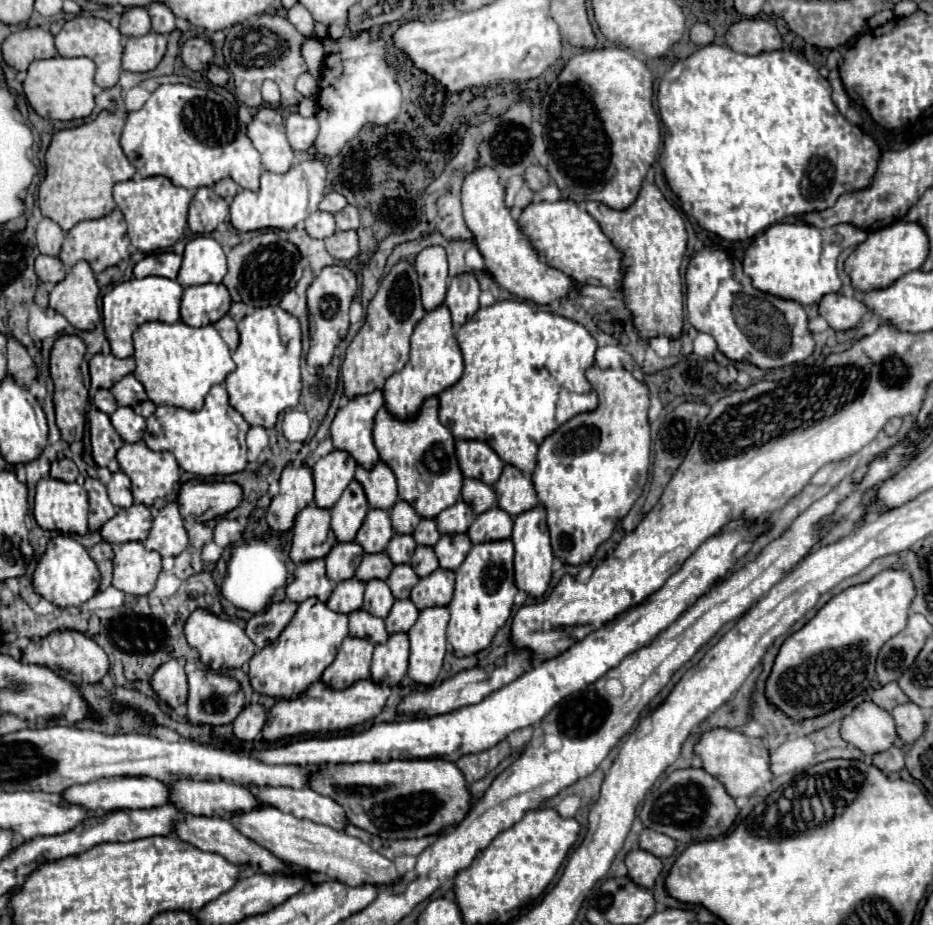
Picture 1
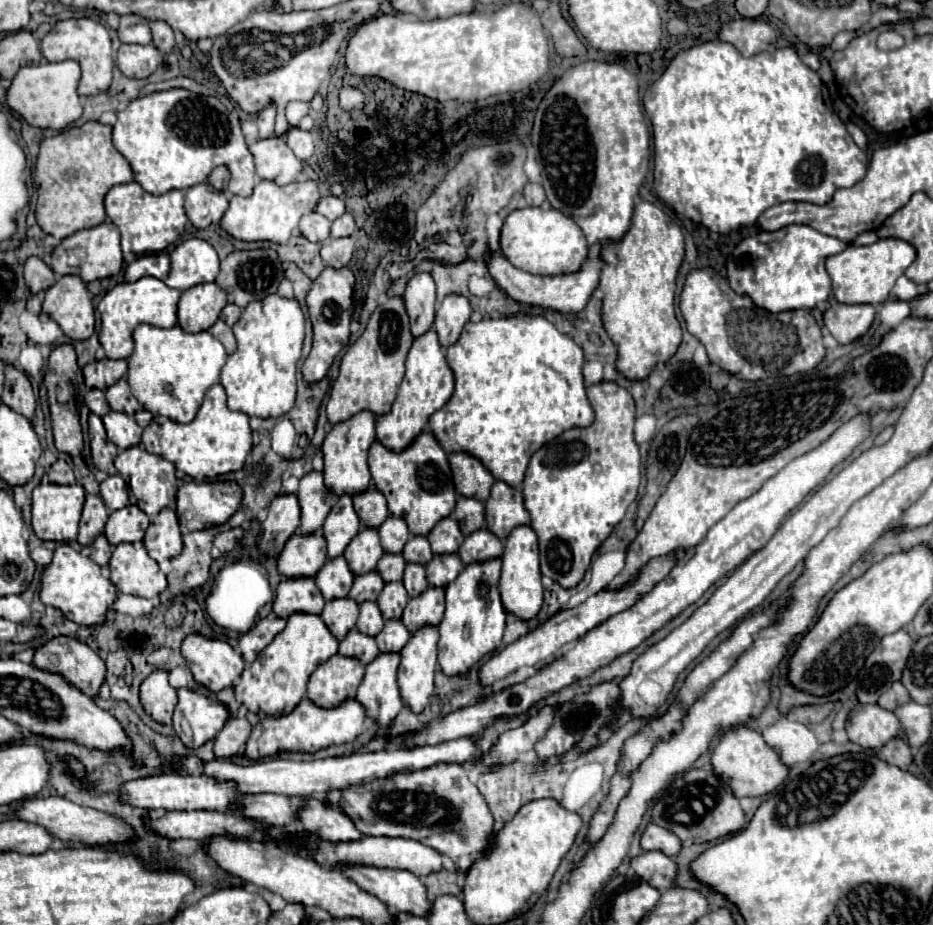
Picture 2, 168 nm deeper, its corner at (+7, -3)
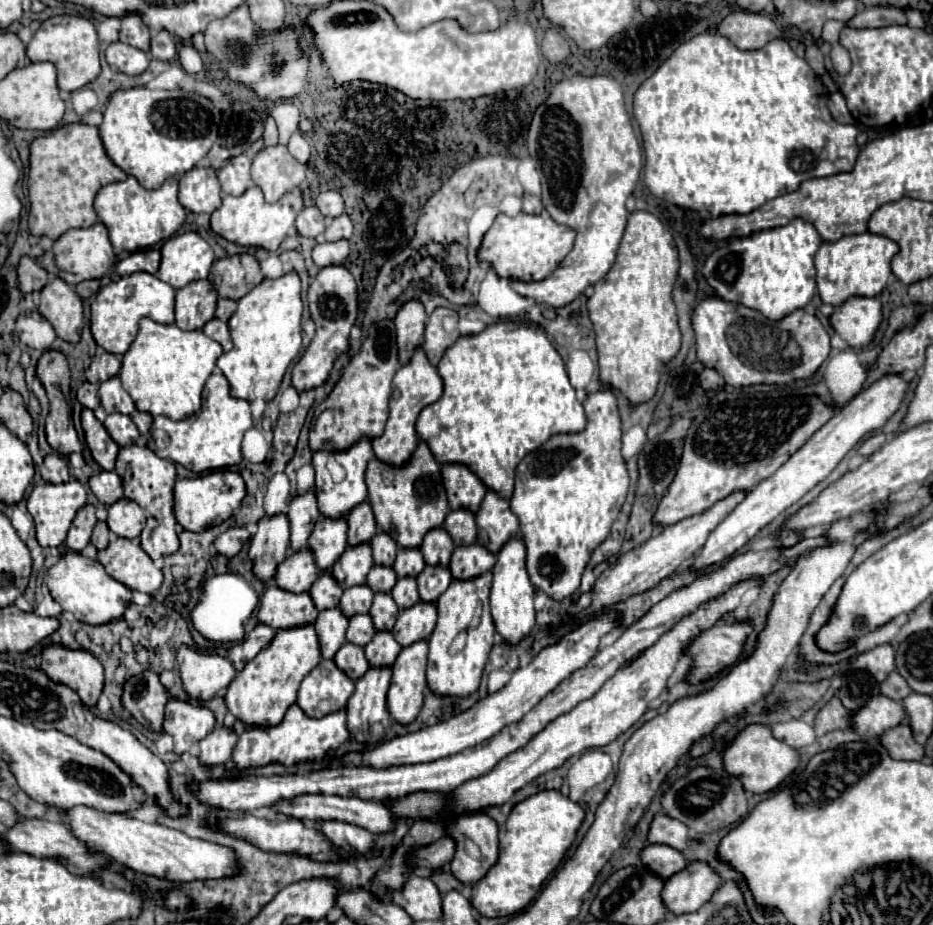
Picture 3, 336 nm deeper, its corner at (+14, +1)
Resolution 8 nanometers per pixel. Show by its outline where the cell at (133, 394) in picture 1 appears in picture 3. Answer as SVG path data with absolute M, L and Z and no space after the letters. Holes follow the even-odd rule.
M113 377L109 381L103 381L99 387L99 399L101 405L107 413L123 413L123 415L131 415L135 411L135 403L131 399L131 395L123 389L119 377Z

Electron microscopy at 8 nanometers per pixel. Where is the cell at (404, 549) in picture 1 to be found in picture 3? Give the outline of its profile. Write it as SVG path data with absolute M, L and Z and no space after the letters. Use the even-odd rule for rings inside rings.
M373 565L367 575L367 583L369 587L373 587L373 591L391 591L395 581L397 575L393 567L385 567L385 565Z

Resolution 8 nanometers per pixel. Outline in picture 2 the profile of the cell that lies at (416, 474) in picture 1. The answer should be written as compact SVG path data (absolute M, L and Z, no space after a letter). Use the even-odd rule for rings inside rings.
M420 433L402 453L394 453L376 441L370 447L368 463L376 489L388 501L388 511L404 519L412 535L428 535L440 519L452 515L456 507L456 489L446 453L432 433Z

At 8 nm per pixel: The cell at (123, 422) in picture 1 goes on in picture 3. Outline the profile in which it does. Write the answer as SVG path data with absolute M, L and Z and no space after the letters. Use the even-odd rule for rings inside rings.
M111 413L105 419L105 429L109 431L111 439L119 445L133 445L139 439L139 429L135 427L135 423L131 421L129 415L121 415L121 413Z

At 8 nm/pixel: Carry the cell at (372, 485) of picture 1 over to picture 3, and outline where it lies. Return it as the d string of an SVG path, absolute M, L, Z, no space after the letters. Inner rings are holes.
M363 501L351 509L351 513L347 515L347 523L349 523L349 545L367 543L377 533L373 509L367 501Z

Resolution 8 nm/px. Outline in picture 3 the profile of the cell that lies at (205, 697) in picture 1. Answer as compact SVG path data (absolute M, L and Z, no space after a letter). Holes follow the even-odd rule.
M171 697L165 705L163 731L175 741L175 753L189 751L215 727L215 715L205 705L179 701Z

